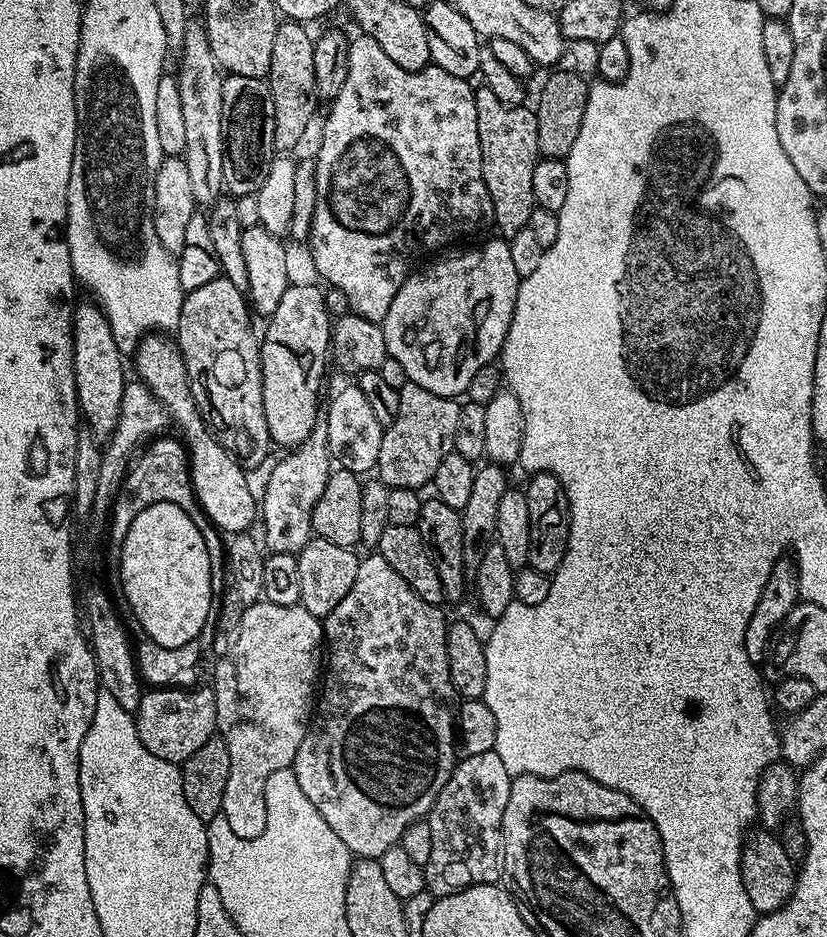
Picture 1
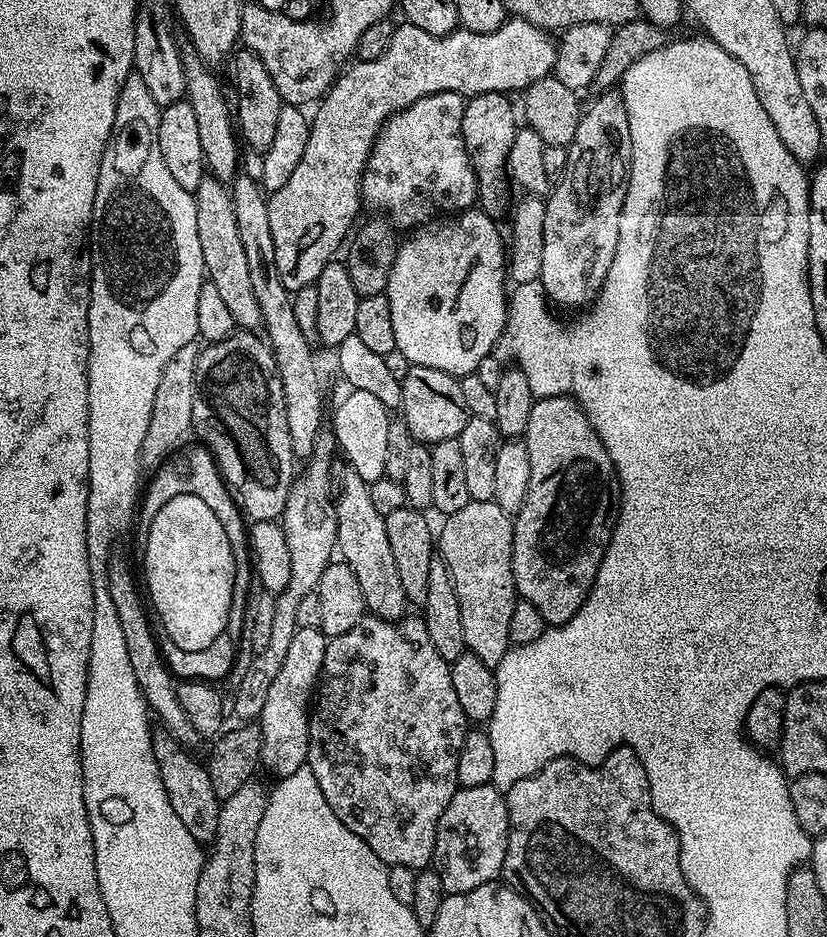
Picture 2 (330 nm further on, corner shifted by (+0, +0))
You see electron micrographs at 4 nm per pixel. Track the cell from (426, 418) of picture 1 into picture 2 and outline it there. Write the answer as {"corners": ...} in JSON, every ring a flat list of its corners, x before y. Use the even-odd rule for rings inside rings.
{"corners":[[426,366,409,367,406,378,400,381,402,398,399,411,410,430,413,441,433,445,443,440,457,439,470,418,462,402,460,381,442,370]]}

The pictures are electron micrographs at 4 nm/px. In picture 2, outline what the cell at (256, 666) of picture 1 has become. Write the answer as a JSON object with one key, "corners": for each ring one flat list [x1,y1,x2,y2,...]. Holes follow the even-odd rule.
{"corners":[[297,628,294,642,290,642,290,651,270,694,266,694,266,704,258,717,258,727,262,734,262,754,260,763,263,771,273,772,276,778,294,774,294,770,305,767,308,763,308,718,310,705,318,687,322,662,326,658,326,646,329,637,319,628]]}

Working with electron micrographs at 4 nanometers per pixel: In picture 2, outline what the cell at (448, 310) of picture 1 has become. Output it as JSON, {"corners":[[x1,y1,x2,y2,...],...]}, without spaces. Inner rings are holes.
{"corners":[[469,210,459,214,449,215,439,222,429,222,413,231,408,241,401,243,396,249,394,266,388,279,387,298,390,302,390,319,394,321,394,342,396,349,402,354,406,354,409,365,426,366,434,370,442,370,446,374,457,378,471,376,475,373,482,358,493,355,496,344,501,343,504,334,504,323,508,321,508,301,509,293,504,292,504,280,506,284,506,242,500,238,500,228,493,217,479,210]]}

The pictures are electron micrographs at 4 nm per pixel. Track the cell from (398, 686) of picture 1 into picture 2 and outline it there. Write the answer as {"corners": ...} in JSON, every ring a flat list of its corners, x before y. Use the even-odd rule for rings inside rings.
{"corners":[[365,614,358,622,358,626,346,630,346,634,331,637,326,646,326,658,322,662,318,687,314,693,314,703,310,708,308,718,308,763,307,768,318,778,318,786,322,786,322,794,326,802,330,802,330,810,338,814,338,818,358,838,362,838,382,858,382,862,389,866,401,864,417,870,424,870,432,863,434,854,434,838,438,830,438,818,442,818,442,810,450,806,450,798,454,798,456,789,456,775,458,774,458,750,462,750,464,736,470,730,470,721,458,702,458,694,454,694,452,669,449,661,434,650,434,642,430,642,430,634,426,634,426,626,419,615,405,615,403,618,384,620,381,616]]}

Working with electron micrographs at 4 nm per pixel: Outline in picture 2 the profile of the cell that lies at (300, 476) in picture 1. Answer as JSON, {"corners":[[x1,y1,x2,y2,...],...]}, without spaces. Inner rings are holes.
{"corners":[[322,430,314,442,314,450,303,461,301,470,292,481,292,489,286,498,286,506,282,517,282,527,286,538,286,547,290,549,290,582,286,590,276,593,276,609,274,622,270,625,270,642,255,653,250,662,250,670,246,670,246,678,242,678,242,686,234,689,230,708,236,711,237,721,252,722,262,714,262,706,266,704,266,694,270,694,270,686,274,686,274,678,278,678,278,670,282,670,282,662,286,662,286,654,290,651,290,642,294,642,294,634,298,628,298,606,306,598,306,594,315,592,322,578,322,570,333,563,336,547,336,502,334,499,334,472,332,476,332,455,337,455,336,436,331,430]]}

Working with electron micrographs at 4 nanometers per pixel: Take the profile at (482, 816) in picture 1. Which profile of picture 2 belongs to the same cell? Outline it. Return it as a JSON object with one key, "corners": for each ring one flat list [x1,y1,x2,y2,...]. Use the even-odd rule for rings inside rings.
{"corners":[[495,784,457,787,450,806,438,818,431,867,438,874,445,893,466,894,478,886,501,879,508,849,508,801]]}

